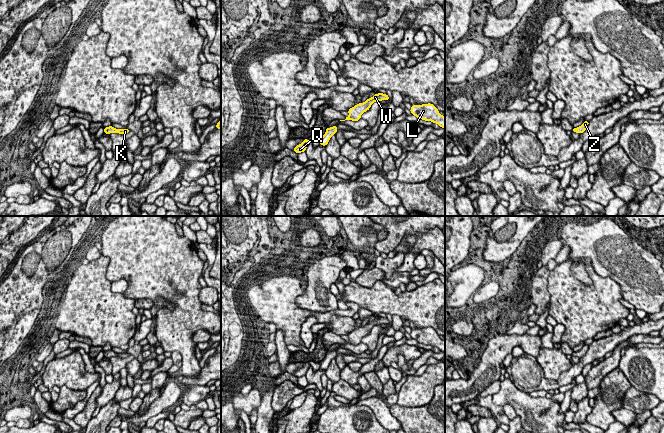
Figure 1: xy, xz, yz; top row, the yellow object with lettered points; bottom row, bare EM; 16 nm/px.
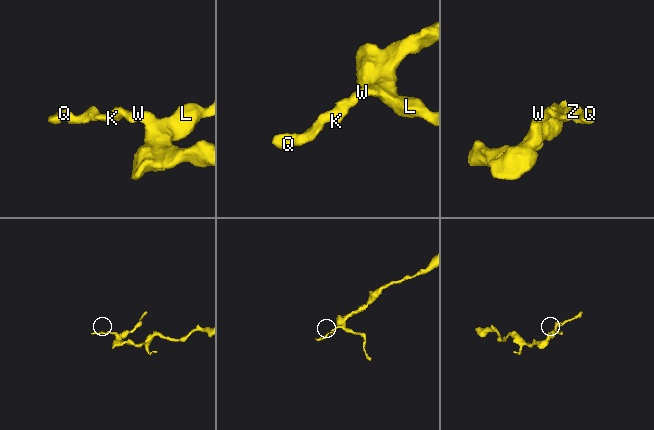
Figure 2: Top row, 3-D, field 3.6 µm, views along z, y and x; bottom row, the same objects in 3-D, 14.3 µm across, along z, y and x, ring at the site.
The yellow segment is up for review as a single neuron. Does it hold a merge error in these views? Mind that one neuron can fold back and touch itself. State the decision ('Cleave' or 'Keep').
Keep

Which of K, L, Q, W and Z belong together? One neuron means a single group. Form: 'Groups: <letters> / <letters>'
Groups: K L Q W Z

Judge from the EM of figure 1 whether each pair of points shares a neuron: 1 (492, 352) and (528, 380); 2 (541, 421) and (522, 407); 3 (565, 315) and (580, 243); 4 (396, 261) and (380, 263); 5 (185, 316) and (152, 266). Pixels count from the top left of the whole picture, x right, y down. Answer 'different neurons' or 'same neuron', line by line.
1: different neurons
2: same neuron
3: different neurons
4: same neuron
5: same neuron

